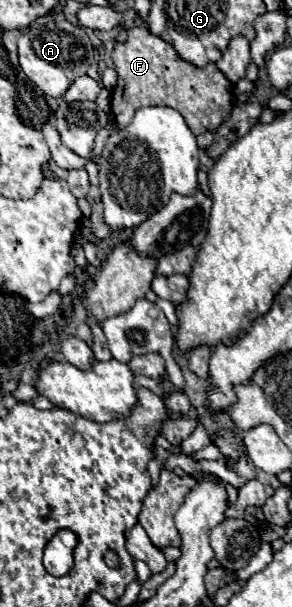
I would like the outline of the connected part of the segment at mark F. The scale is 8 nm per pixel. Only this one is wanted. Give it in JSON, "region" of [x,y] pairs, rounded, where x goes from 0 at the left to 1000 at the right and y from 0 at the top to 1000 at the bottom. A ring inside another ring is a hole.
{"region":[[[507,46],[438,49],[432,69],[397,69],[384,102],[404,119],[404,138],[384,148],[384,191],[404,211],[438,208],[452,185],[486,175],[582,175],[630,191],[664,221],[692,221],[705,214],[747,214],[801,178],[801,145],[733,102],[678,112],[623,99],[589,72],[562,69]]]}

